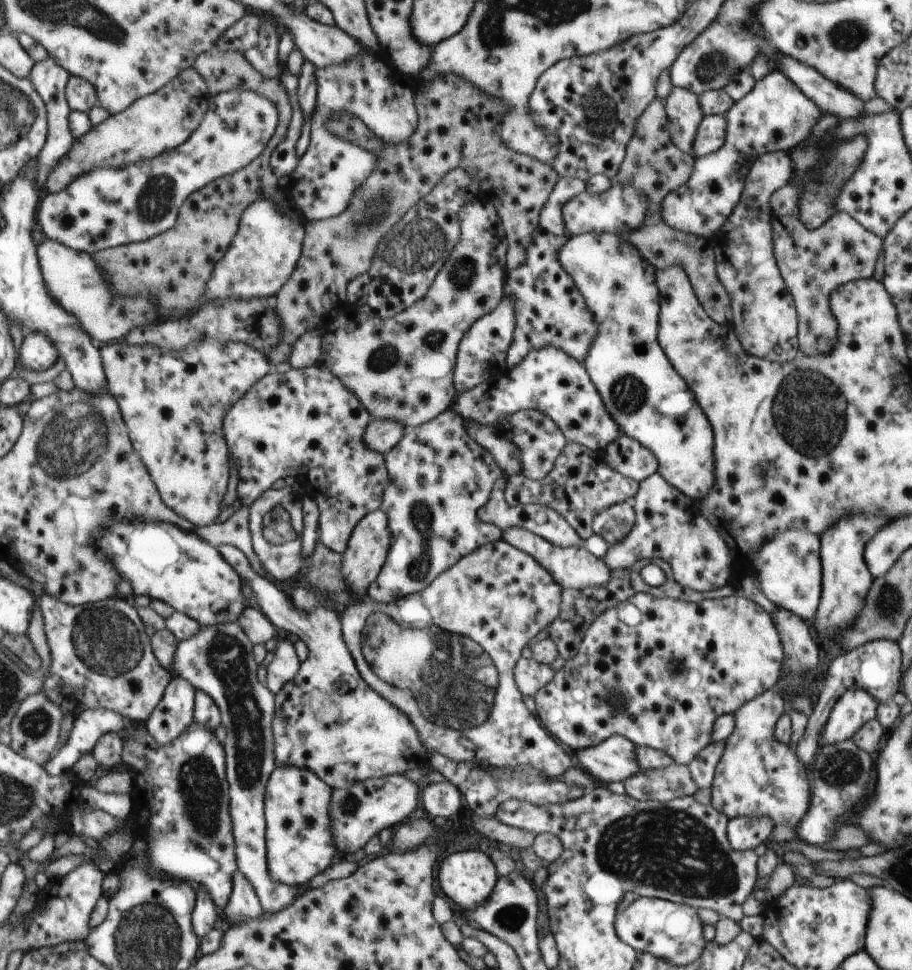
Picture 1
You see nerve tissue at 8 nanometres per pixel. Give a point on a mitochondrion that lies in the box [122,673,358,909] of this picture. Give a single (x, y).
(198, 787)

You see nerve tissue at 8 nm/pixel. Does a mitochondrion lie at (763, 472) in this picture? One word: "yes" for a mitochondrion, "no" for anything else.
no

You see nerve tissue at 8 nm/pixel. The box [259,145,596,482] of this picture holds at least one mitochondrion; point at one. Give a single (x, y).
(417, 247)

